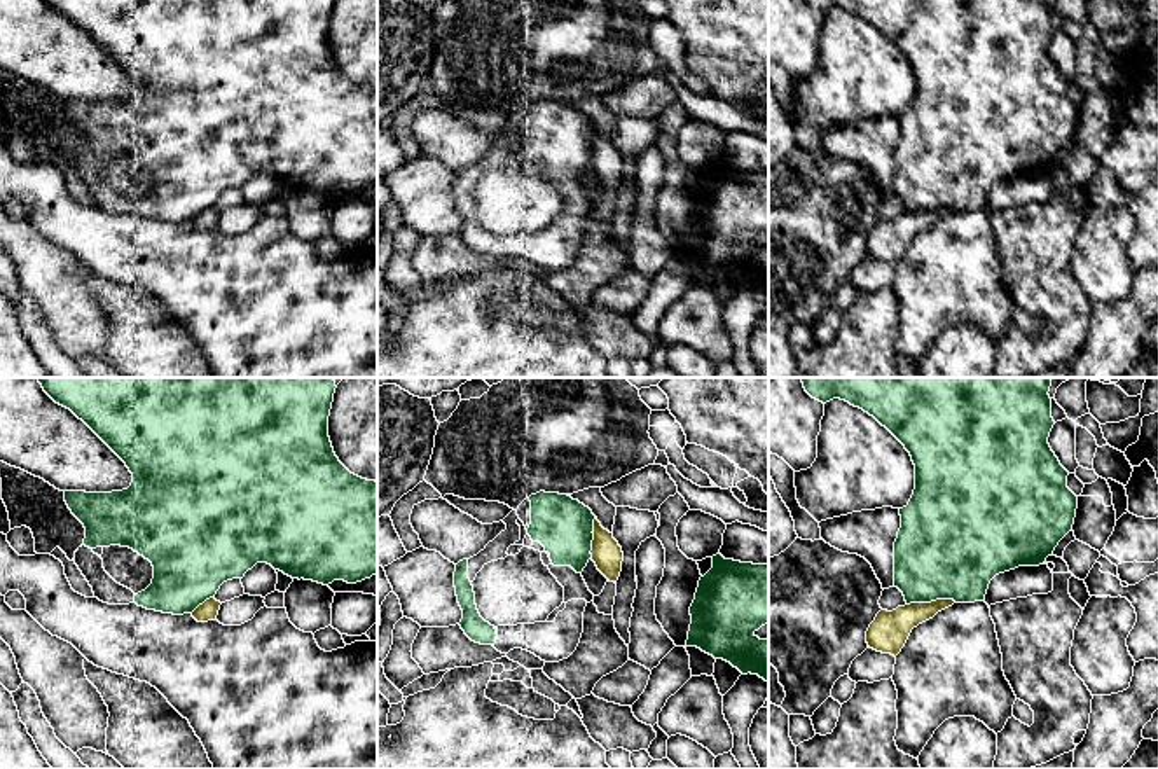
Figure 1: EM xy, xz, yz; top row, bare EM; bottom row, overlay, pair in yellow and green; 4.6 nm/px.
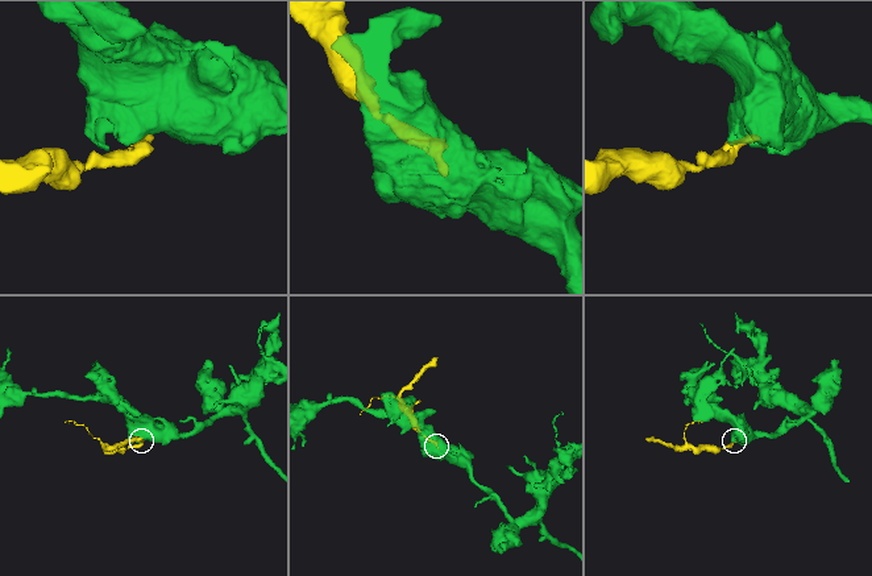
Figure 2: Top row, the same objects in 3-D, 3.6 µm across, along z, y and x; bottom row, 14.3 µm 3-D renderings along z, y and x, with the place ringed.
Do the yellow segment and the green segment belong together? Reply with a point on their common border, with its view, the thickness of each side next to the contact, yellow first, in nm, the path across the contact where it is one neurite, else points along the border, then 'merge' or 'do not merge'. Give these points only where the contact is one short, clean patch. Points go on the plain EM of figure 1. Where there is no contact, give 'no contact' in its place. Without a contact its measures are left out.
contact yz (931, 210); calibres 180 and 460 nm; border yz (956, 210), (931, 208), (910, 210), (907, 214); do not merge

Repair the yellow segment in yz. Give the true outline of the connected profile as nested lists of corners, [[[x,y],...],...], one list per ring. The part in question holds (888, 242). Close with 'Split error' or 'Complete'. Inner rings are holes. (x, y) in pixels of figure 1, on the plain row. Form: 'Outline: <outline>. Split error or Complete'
Outline: [[[936,208],[931,211],[910,211],[893,220],[880,218],[866,239],[866,252],[877,260],[896,266],[913,236],[933,227],[954,211],[954,208]]]. Complete

